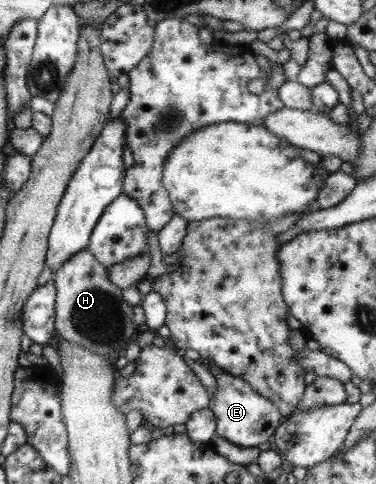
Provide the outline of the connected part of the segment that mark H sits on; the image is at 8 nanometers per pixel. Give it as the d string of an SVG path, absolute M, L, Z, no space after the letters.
M85 248L76 252L52 274L55 284L55 334L94 354L123 352L138 335L132 307L122 298L121 290L110 282L107 269Z

